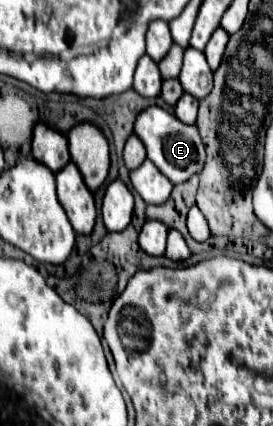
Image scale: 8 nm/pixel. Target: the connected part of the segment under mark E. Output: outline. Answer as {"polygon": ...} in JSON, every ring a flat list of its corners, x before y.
{"polygon":[[151,106,143,110,133,126,133,134,143,142,147,150,147,158,161,170,163,176,167,176,173,184,181,184,189,180,191,176,199,174,205,164,205,148,199,136,197,126,187,126,181,120,177,120,173,114,159,106]]}

